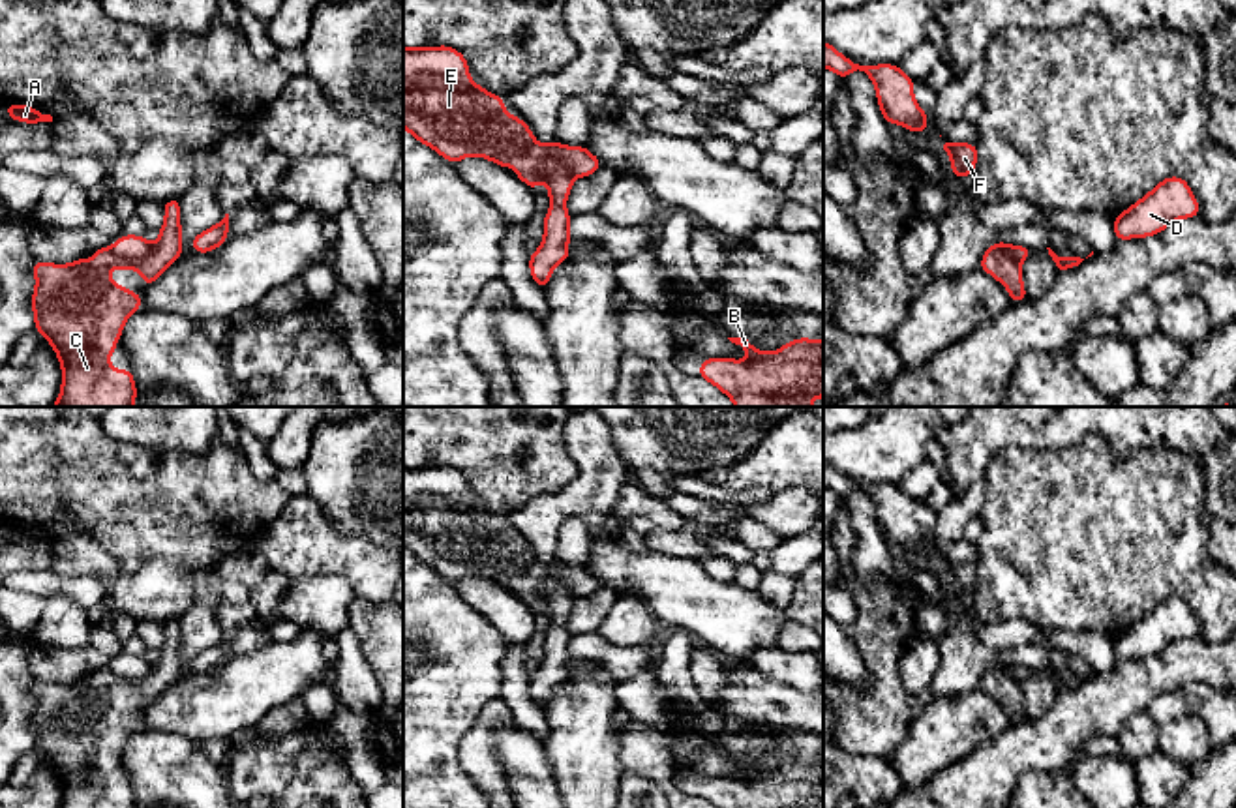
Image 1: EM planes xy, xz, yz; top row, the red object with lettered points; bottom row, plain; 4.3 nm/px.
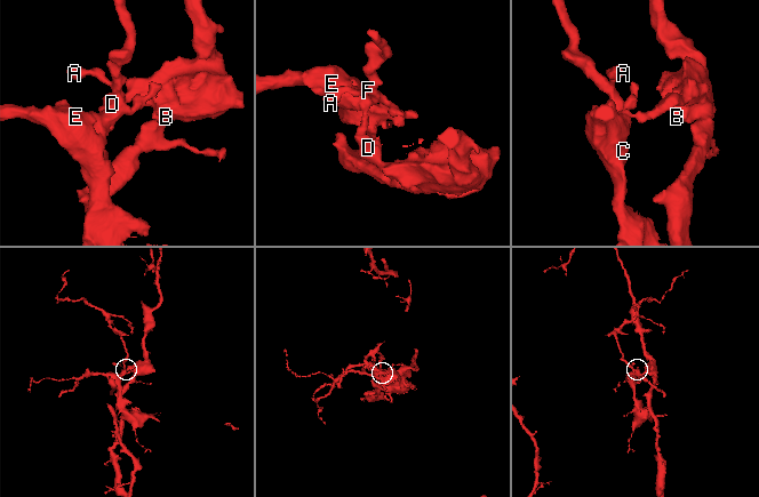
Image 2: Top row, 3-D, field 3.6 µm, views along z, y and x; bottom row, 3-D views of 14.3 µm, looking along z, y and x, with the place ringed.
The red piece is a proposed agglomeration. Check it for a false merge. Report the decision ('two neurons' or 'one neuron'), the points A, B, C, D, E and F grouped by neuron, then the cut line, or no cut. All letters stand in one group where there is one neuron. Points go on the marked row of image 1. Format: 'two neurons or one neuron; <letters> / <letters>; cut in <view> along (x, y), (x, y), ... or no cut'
two neurons; A C E F / B D; cut in xz along (550, 156), (557, 156), (563, 162), (572, 180)

